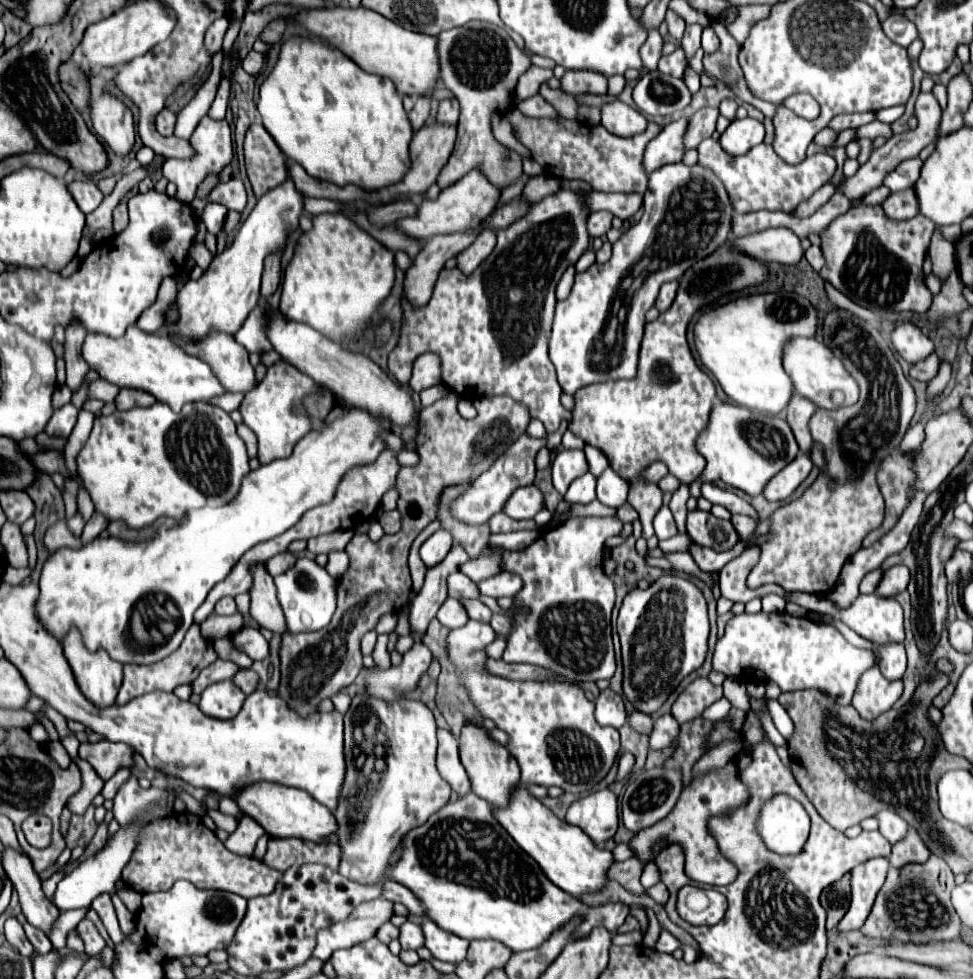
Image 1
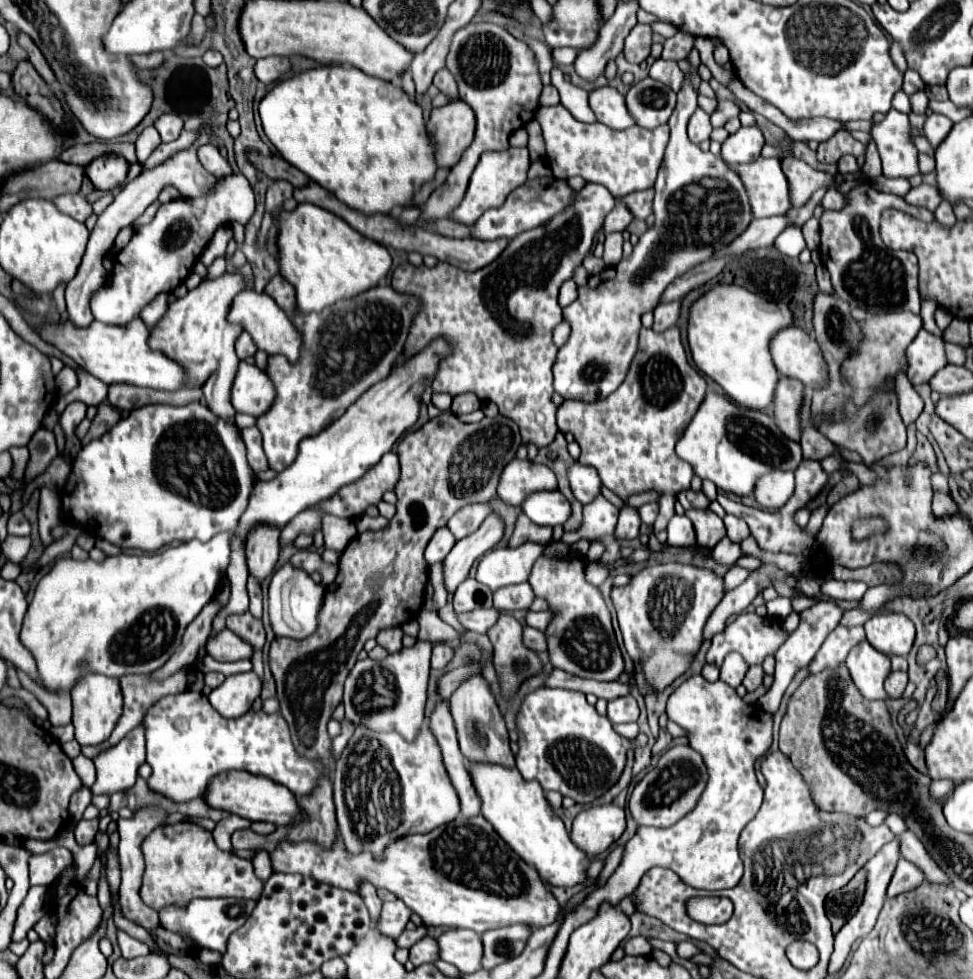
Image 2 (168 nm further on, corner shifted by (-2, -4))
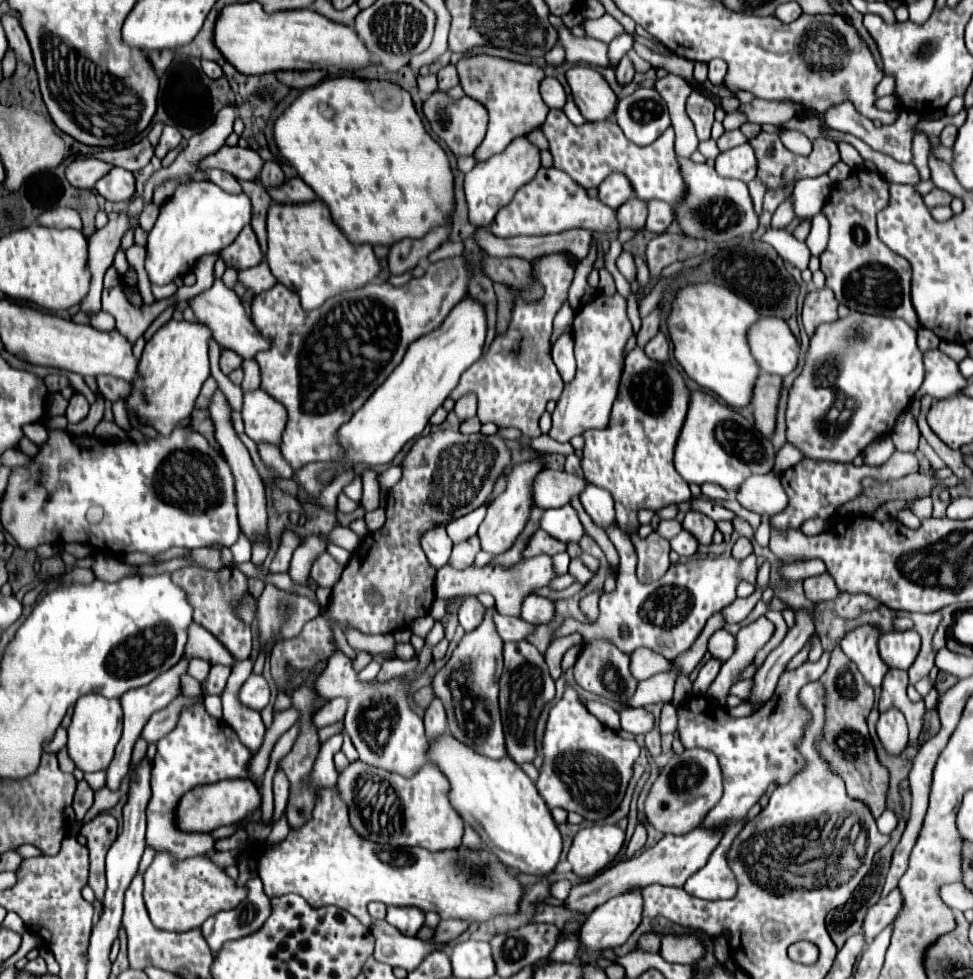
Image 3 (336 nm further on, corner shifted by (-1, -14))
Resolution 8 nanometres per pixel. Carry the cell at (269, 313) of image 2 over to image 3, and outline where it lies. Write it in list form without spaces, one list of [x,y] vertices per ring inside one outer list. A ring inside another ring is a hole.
[[[221,278],[215,279],[213,286],[209,290],[189,298],[189,308],[193,310],[193,314],[195,314],[195,318],[199,322],[205,322],[205,326],[209,326],[209,330],[213,330],[213,338],[221,344],[221,348],[229,348],[229,350],[241,354],[245,360],[253,358],[259,350],[269,348],[269,340],[265,340],[257,332],[255,324],[247,318],[247,312],[245,312],[243,304],[241,304],[239,296],[233,290],[225,288]]]

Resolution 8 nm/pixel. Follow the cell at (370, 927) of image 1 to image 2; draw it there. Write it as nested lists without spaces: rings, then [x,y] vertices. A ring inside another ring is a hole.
[[[400,900],[384,902],[384,904],[382,904],[380,918],[376,920],[374,928],[376,928],[378,932],[382,932],[384,936],[398,938],[400,932],[404,930],[404,926],[406,926],[406,922],[410,920],[410,914],[412,914],[412,910],[406,908],[406,904],[402,904]]]

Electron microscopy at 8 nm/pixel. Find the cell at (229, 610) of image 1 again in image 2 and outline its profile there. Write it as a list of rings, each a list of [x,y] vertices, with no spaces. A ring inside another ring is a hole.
[[[246,612],[246,614],[230,614],[226,618],[226,628],[230,628],[240,638],[254,644],[256,652],[262,650],[262,646],[264,646],[264,628],[262,628],[262,622],[256,620],[250,612]]]

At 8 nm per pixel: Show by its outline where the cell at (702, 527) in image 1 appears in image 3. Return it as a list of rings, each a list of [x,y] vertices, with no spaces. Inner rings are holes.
[[[689,510],[685,520],[683,520],[683,528],[687,532],[691,532],[701,544],[711,544],[713,542],[713,532],[715,532],[715,522],[705,516],[703,512],[697,512],[697,510]]]

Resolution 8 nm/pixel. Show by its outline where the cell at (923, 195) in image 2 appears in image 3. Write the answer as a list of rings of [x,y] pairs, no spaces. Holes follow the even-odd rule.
[[[933,188],[933,190],[925,196],[927,208],[941,206],[941,204],[951,204],[951,200],[953,200],[953,196],[951,196],[947,190],[941,190],[941,188]]]

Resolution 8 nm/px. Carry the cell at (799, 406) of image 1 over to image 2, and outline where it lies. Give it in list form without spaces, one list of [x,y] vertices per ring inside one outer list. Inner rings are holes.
[[[782,376],[774,396],[774,418],[778,428],[794,442],[800,442],[802,436],[802,426],[800,426],[802,404],[804,404],[802,382]]]

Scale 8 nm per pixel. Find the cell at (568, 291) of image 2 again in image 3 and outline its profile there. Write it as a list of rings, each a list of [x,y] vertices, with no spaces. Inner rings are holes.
[[[565,302],[565,304],[561,306],[561,310],[557,312],[557,316],[555,316],[553,334],[551,334],[551,346],[555,344],[555,340],[557,340],[561,334],[571,334],[571,332],[573,332],[573,318],[575,318],[575,312],[573,312],[571,306]]]

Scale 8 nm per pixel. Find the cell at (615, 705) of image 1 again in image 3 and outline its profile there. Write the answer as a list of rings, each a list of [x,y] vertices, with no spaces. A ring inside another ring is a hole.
[[[627,708],[621,712],[621,728],[633,734],[647,734],[655,726],[655,716],[645,708]]]

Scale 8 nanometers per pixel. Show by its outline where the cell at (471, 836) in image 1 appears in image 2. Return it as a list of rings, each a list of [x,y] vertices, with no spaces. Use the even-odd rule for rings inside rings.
[[[458,816],[450,824],[434,828],[426,834],[412,834],[398,838],[392,842],[386,852],[384,860],[376,862],[370,854],[348,854],[342,846],[340,836],[332,850],[322,850],[318,844],[300,842],[300,844],[280,844],[278,852],[270,854],[274,872],[300,872],[306,876],[316,878],[318,882],[326,882],[336,888],[344,890],[358,890],[356,884],[360,878],[370,880],[376,888],[386,888],[396,894],[408,908],[412,908],[424,922],[424,926],[446,926],[446,928],[468,928],[478,934],[484,934],[492,928],[502,928],[510,924],[526,924],[528,928],[544,928],[554,924],[558,916],[562,916],[562,906],[554,898],[554,894],[544,886],[538,872],[528,866],[518,854],[494,832],[492,824],[484,816]]]

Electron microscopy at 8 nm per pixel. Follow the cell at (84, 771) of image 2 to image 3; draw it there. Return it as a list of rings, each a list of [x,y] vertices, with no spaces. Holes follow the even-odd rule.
[[[81,780],[77,784],[77,792],[75,792],[75,800],[73,800],[73,810],[75,810],[75,820],[81,822],[83,816],[87,814],[87,810],[93,804],[93,790],[87,786],[85,780]]]

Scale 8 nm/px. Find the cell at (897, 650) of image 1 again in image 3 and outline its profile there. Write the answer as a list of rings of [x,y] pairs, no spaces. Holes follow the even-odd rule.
[[[887,710],[879,716],[877,736],[891,756],[899,756],[907,748],[907,722],[899,710]]]

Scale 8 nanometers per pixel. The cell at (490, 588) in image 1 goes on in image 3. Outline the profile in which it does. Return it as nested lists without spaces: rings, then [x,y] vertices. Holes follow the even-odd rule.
[[[539,594],[527,596],[521,606],[521,618],[531,624],[549,624],[553,616],[555,616],[555,602]]]

